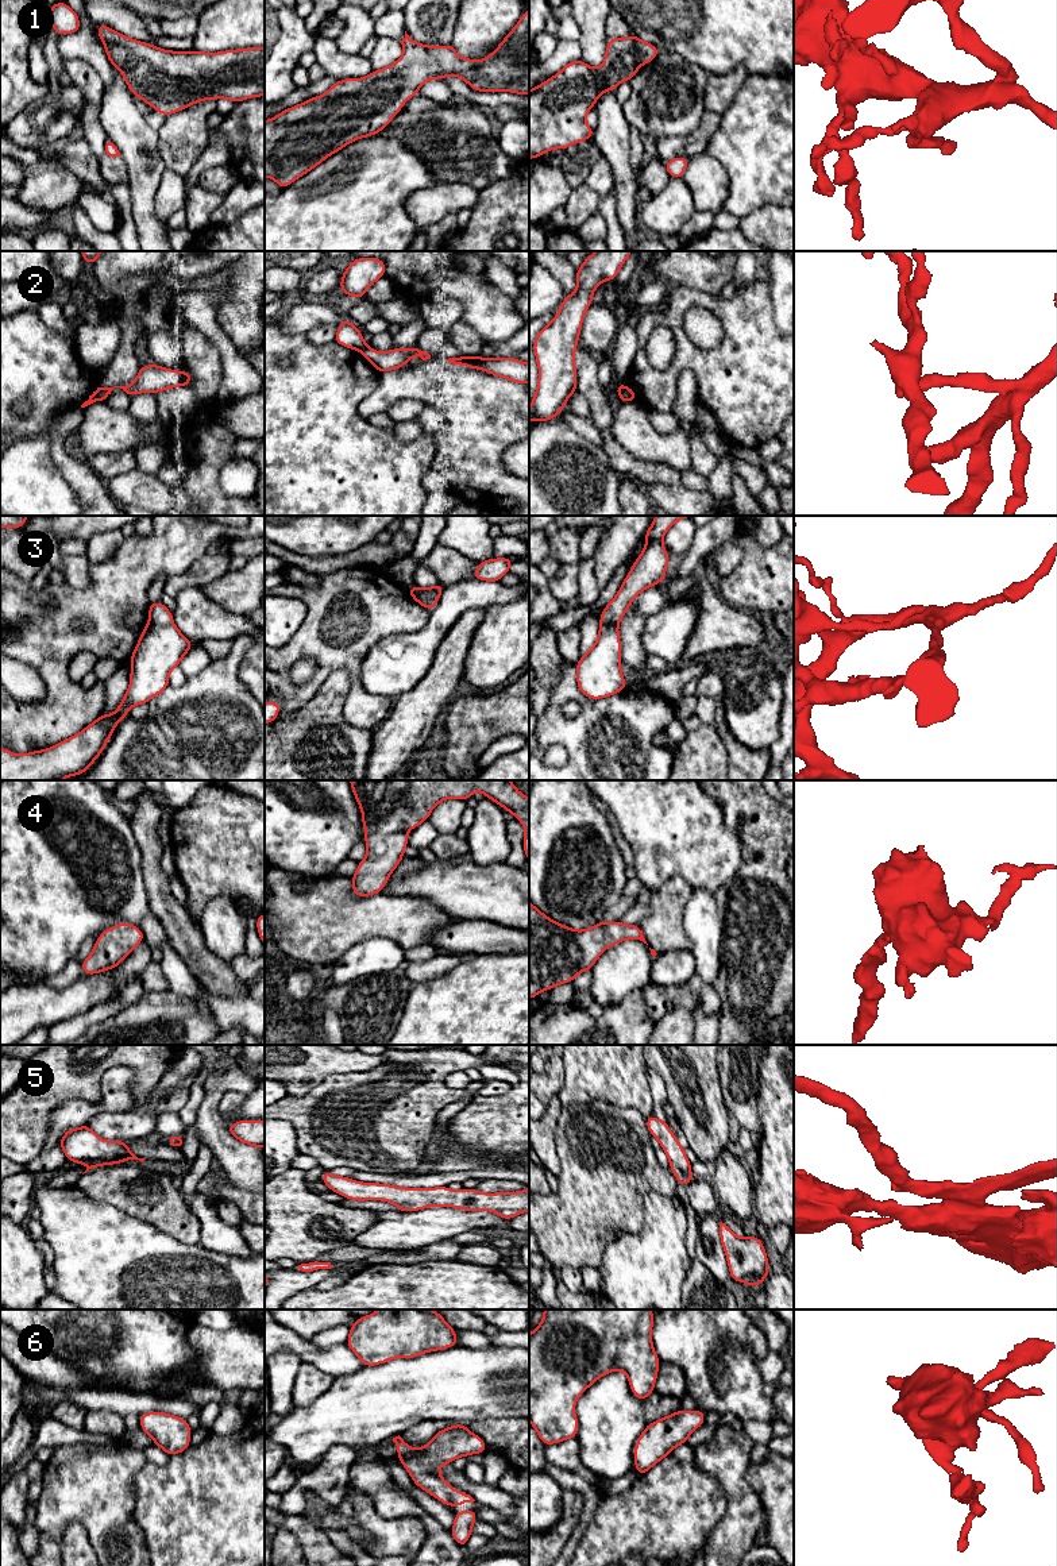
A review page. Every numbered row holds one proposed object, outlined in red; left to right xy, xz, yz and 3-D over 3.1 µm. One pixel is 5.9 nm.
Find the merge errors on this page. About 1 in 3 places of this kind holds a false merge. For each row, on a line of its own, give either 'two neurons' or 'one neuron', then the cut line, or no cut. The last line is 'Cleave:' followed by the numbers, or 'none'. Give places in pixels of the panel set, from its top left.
1: one neuron; cut none
2: two neurons; cut xy (97, 388), (99, 400)
3: two neurons; cut xy (149, 623), (172, 624)
4: one neuron; cut none
5: one neuron; cut none
6: one neuron; cut none
Cleave: 2, 3

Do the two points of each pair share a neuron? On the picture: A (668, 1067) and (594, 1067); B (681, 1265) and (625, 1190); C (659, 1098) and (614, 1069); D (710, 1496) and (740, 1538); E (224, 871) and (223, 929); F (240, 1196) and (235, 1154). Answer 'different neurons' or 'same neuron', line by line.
A: different neurons
B: different neurons
C: different neurons
D: different neurons
E: different neurons
F: different neurons

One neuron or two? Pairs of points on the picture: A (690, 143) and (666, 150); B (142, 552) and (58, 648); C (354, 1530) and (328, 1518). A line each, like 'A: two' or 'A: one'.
A: one
B: one
C: one

